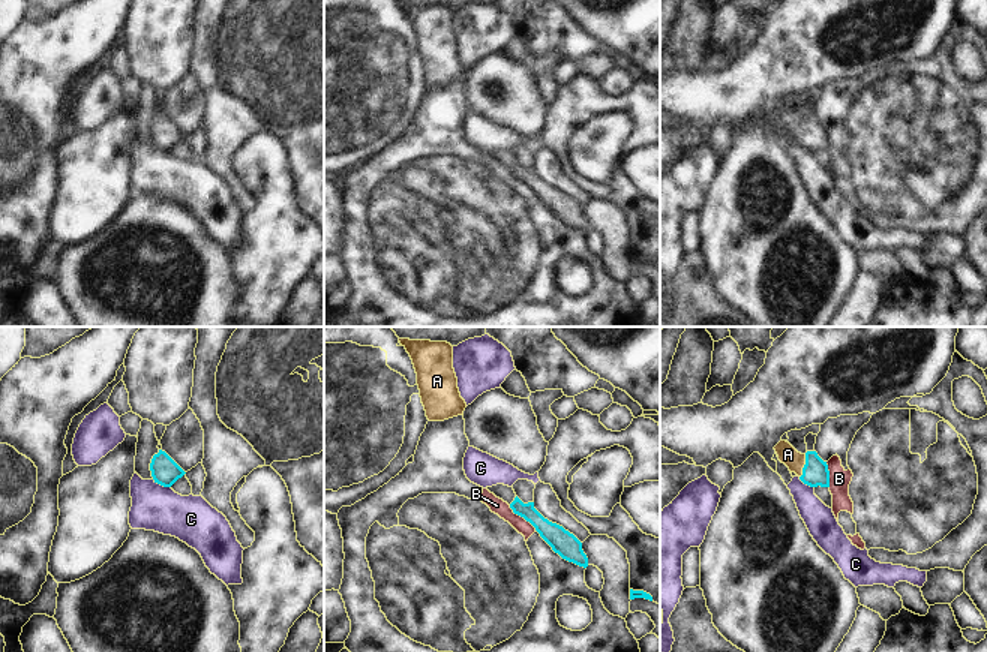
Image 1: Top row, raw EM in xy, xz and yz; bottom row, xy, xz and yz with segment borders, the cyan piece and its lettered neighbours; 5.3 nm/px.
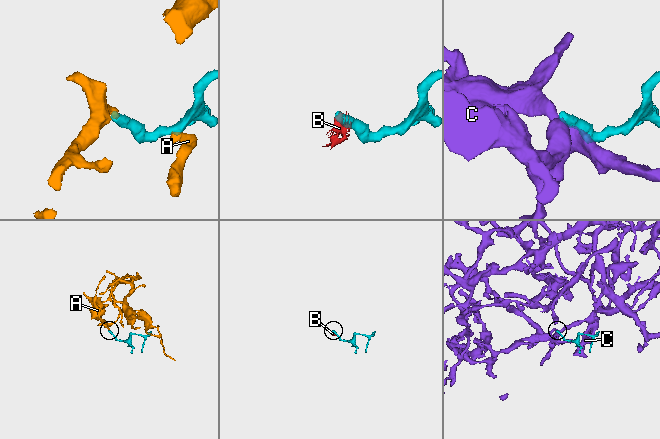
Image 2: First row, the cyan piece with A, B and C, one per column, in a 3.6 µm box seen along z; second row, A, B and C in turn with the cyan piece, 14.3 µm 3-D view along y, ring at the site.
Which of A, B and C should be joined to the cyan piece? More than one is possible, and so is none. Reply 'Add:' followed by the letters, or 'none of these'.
Add: A

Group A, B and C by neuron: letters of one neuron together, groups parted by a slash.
A / B / C

